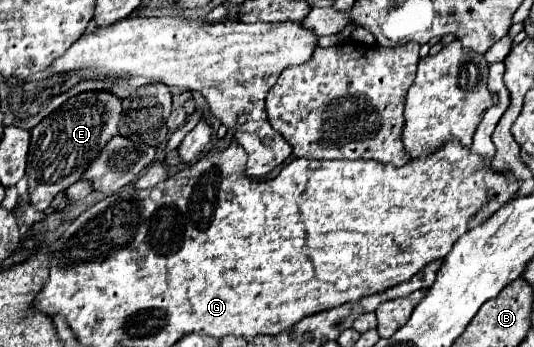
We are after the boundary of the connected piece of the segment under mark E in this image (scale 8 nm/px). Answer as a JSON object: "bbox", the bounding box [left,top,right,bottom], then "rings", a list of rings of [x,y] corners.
{"bbox":[27,91,121,211],"rings":[[[85,91],[79,93],[63,107],[47,115],[31,131],[31,147],[27,161],[27,179],[29,179],[29,197],[31,203],[45,211],[59,191],[65,191],[69,185],[83,177],[83,171],[89,167],[91,159],[109,143],[109,139],[119,133],[121,119],[121,99],[109,91]]]}

